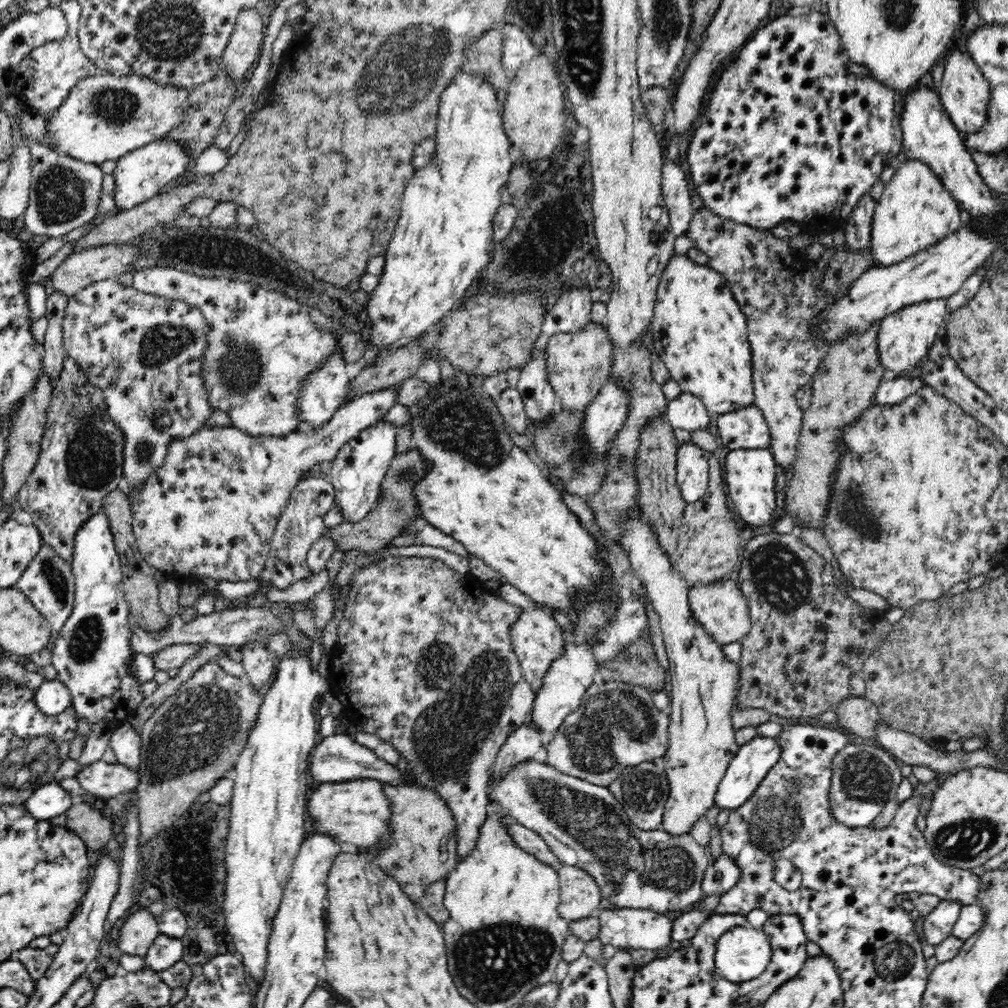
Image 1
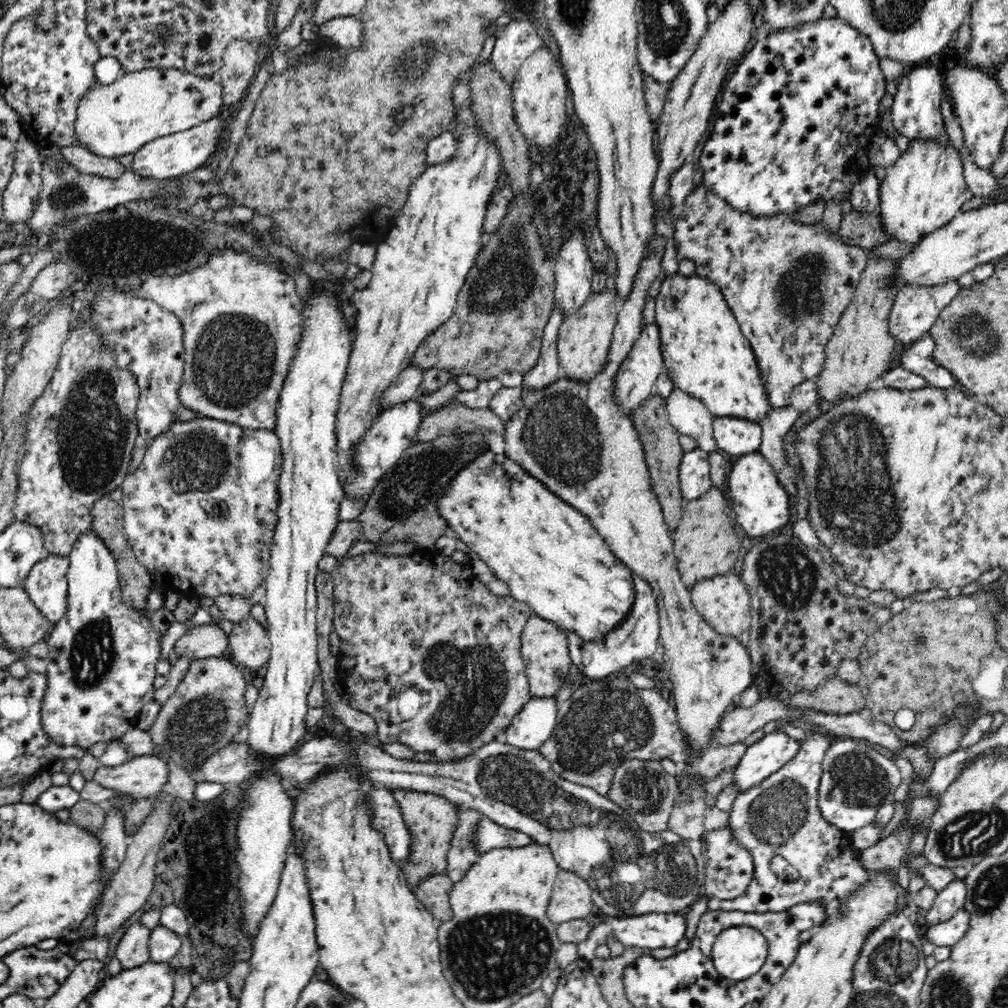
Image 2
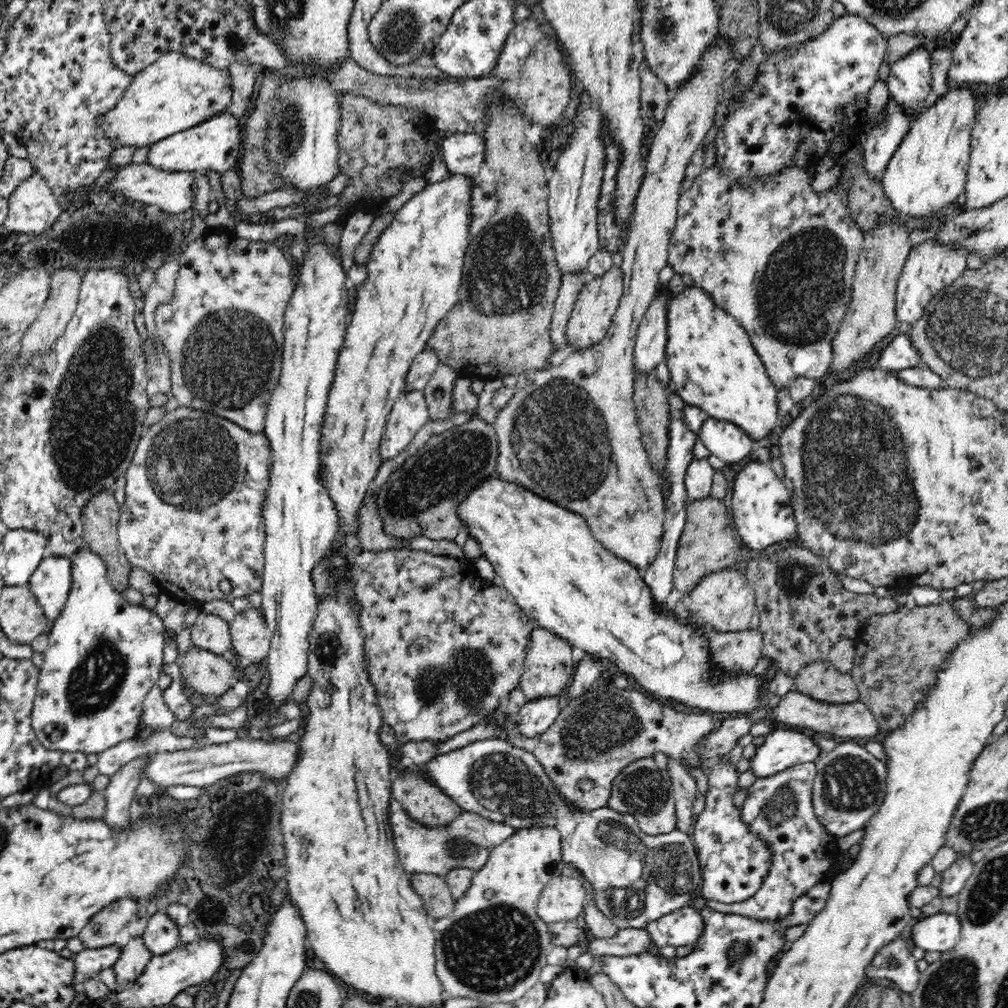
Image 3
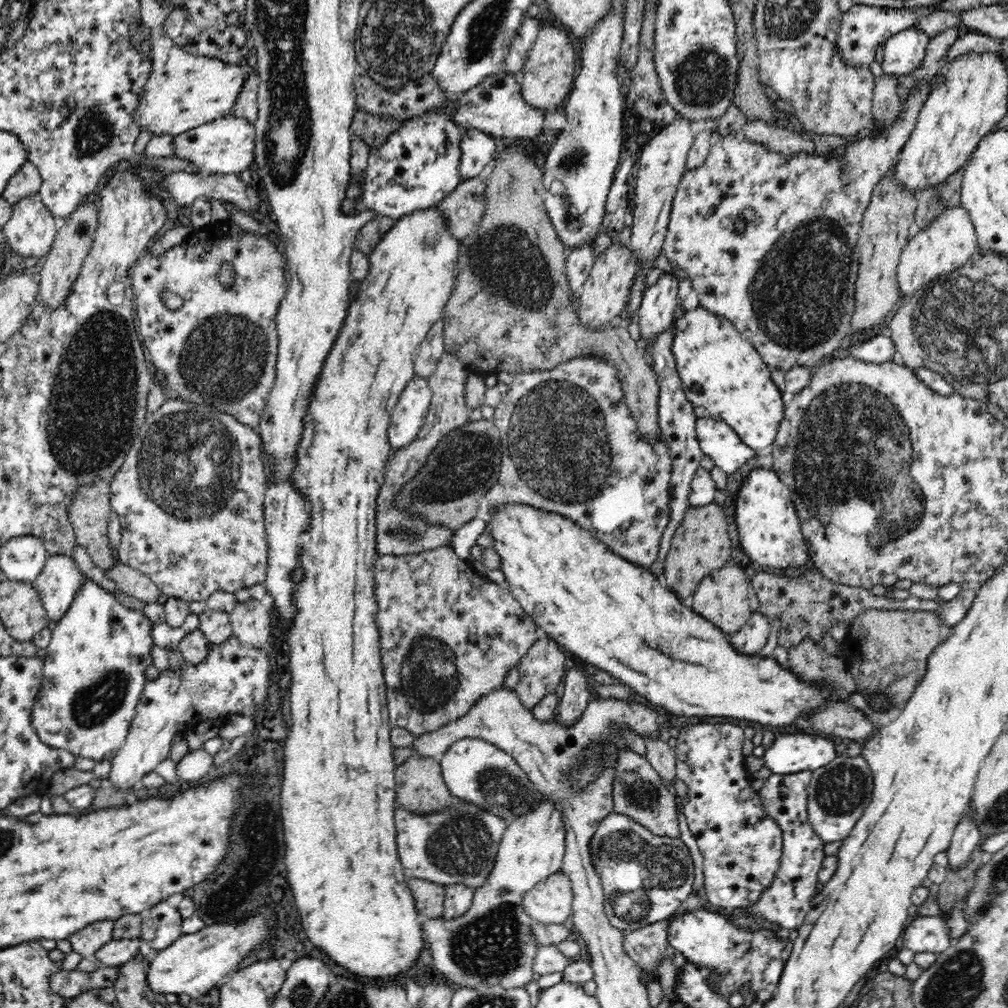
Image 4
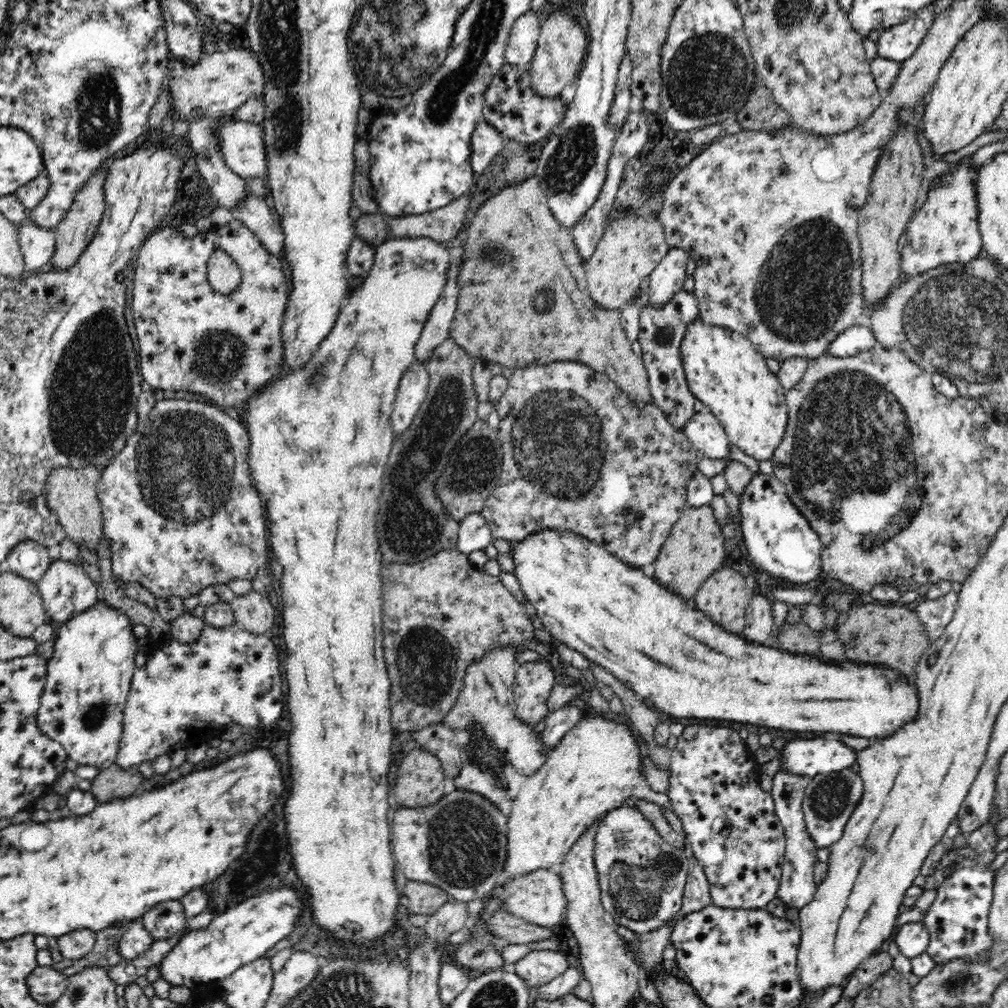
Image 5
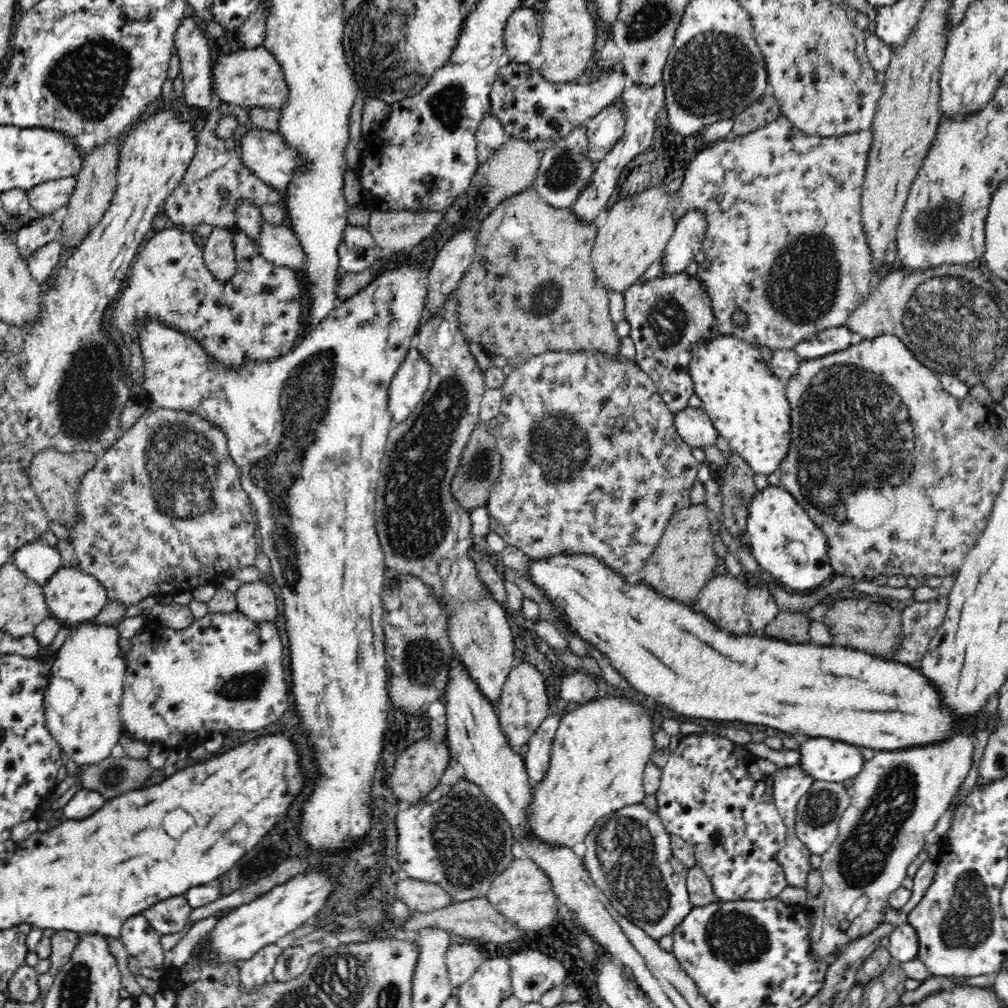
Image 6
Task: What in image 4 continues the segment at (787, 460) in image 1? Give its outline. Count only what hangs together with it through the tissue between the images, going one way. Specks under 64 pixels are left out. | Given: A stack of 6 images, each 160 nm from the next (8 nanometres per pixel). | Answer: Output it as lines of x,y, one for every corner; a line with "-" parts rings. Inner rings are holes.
957,25
956,27
945,29
932,38
926,48
923,66
920,66
914,72
916,84
908,90
908,96
904,100
904,106
902,106
898,118
892,120
888,126
875,128
872,125
869,129
860,132
860,134
850,137
847,146
840,148
840,150
836,149
828,154
798,152
794,156
783,156
783,154
748,140
743,134
737,133
726,137
715,137
704,164
700,164
700,166
696,166
692,170
684,170
678,188
676,188
674,200
672,200
672,210
670,220
668,220
668,230
666,230
666,236
664,236
662,253
675,268
686,270
688,276
690,276
689,279
692,281
693,289
698,296
699,306
734,323
736,330
753,344
753,347
757,349
767,365
781,368
784,371
792,368
792,366
805,366
812,370
818,367
825,359
831,358
832,352
840,346
844,336
848,336
851,330
852,314
855,311
855,283
859,269
857,242
864,210
866,210
866,206
870,202
874,186
888,172
888,168
899,160
899,154
914,131
923,104
932,90
936,88
938,76
942,77
949,66
950,61
948,61
947,54
950,47
954,42
958,42
966,31
962,25

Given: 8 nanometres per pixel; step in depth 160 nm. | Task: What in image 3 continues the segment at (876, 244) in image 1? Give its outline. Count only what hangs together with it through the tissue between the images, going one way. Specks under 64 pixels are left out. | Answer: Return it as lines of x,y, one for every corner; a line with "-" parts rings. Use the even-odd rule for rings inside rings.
968,86
952,87
944,96
933,97
932,104
911,122
908,134
895,150
879,181
896,213
918,220
926,214
938,212
942,206
954,202
959,195
962,196
971,157
972,132
982,95
985,94
975,92

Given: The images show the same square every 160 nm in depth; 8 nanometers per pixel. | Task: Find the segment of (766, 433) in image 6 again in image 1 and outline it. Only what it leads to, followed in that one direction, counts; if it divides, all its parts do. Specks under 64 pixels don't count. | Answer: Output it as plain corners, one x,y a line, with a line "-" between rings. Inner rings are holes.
686,255
672,257
661,276
651,328
654,348
669,376
678,383
681,392
700,398
712,415
723,415
754,405
753,362
746,317
732,296
725,277
706,265
695,264

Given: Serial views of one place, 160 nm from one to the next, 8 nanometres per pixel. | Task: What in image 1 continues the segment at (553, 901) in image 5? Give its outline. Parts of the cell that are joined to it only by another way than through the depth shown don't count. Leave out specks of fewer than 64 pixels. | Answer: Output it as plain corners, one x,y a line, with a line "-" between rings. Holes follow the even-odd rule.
561,865
557,873
560,883
558,915
567,921
595,916
602,897
594,877
578,867
566,865

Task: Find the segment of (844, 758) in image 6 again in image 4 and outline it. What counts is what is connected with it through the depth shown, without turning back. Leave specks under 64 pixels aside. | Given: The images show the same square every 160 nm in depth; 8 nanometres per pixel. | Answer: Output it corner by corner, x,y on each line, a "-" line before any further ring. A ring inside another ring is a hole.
782,734
766,749
764,764
774,774
816,770
838,758
836,740
808,734

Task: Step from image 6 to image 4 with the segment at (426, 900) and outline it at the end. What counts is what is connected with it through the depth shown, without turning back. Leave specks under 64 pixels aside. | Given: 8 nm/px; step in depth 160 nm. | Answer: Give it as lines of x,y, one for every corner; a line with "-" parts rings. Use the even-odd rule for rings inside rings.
406,878
416,910
435,919
442,916
445,887
428,880

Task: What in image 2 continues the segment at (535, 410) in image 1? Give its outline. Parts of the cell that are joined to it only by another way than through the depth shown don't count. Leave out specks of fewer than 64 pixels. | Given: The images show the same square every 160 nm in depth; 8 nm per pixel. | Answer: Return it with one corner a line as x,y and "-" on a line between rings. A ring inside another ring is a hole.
553,308
543,330
540,356
534,368
523,375
523,388
542,388
564,376
564,368
559,365
557,355
557,336
565,318
561,308

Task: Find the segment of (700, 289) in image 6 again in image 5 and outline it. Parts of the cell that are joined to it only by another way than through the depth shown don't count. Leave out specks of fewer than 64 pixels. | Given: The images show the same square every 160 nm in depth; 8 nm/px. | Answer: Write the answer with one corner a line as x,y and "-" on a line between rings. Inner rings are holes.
680,288
664,306
652,306
647,297
640,306
638,342
641,346
642,363
648,375
653,401
662,409
672,426
682,429
696,412
697,398
689,389
680,352
680,345
687,326
698,318
698,299
692,291

